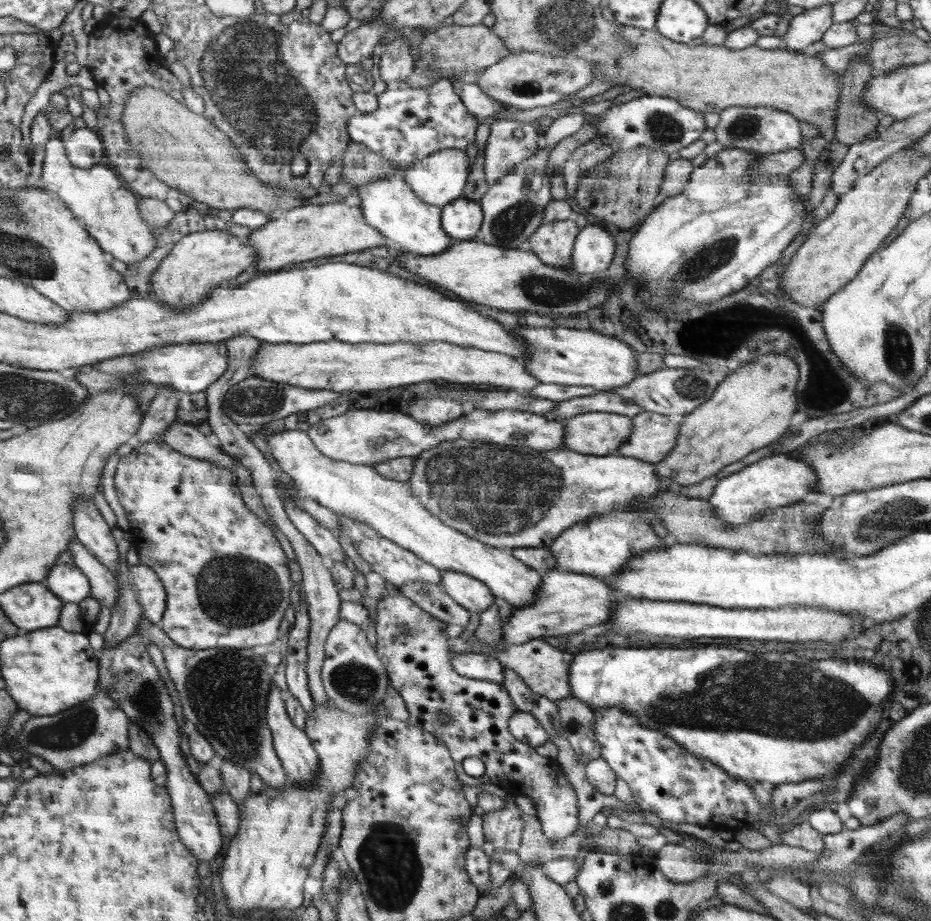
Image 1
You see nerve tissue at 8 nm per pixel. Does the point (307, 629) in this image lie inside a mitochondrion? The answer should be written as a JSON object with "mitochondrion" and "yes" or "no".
{"mitochondrion":"no"}

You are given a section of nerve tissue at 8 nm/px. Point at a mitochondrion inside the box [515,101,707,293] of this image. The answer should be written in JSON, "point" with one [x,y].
{"point":[659,127]}

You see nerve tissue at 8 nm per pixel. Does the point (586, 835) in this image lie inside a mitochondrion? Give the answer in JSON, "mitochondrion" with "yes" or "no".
{"mitochondrion":"no"}

